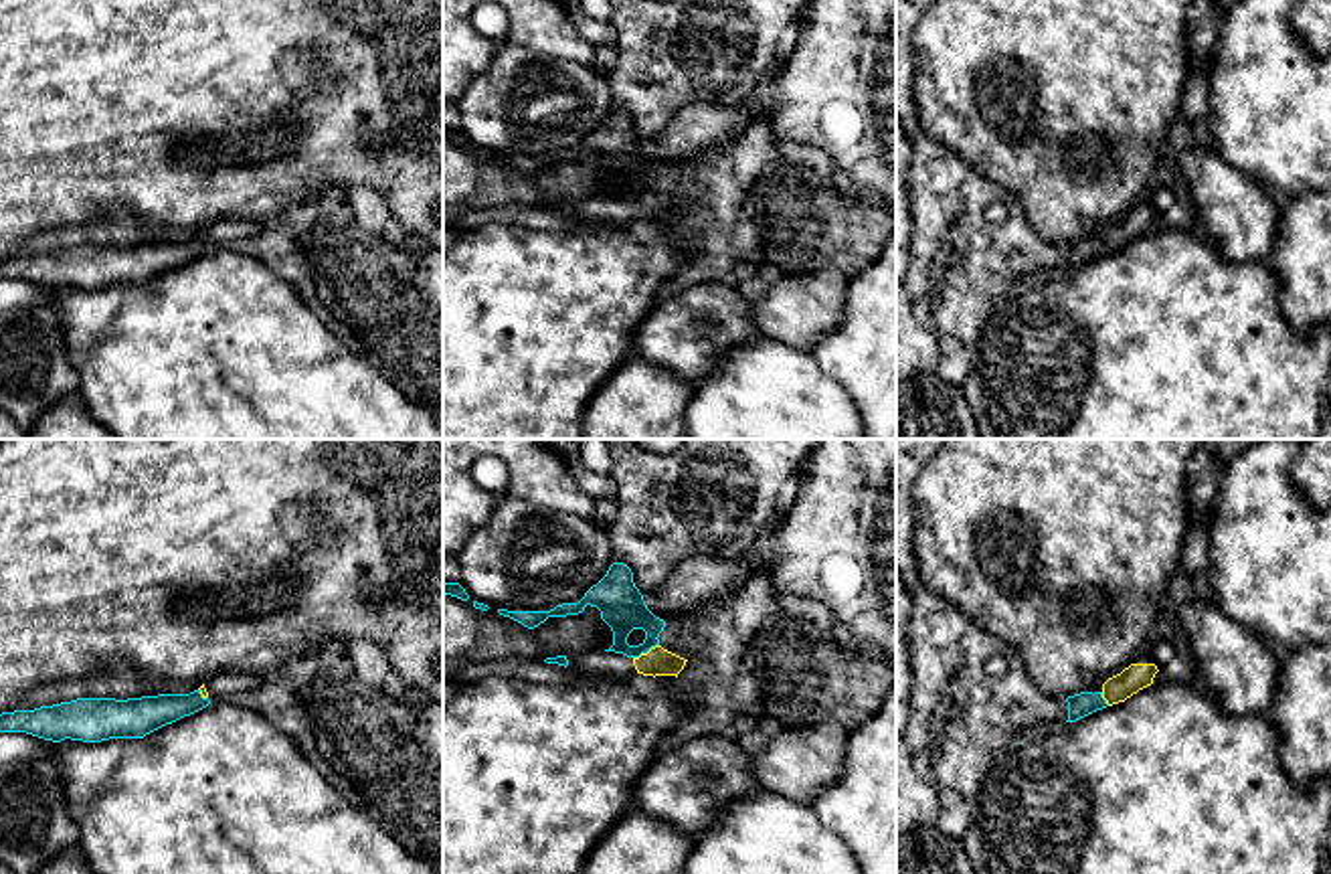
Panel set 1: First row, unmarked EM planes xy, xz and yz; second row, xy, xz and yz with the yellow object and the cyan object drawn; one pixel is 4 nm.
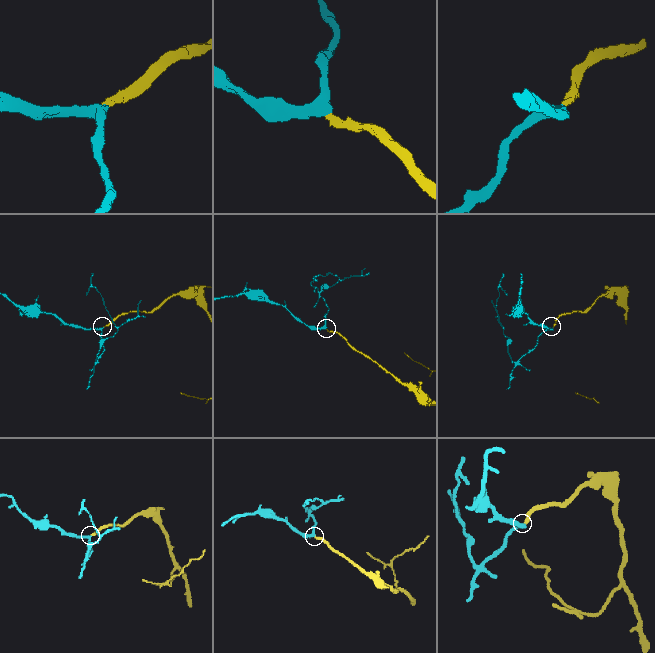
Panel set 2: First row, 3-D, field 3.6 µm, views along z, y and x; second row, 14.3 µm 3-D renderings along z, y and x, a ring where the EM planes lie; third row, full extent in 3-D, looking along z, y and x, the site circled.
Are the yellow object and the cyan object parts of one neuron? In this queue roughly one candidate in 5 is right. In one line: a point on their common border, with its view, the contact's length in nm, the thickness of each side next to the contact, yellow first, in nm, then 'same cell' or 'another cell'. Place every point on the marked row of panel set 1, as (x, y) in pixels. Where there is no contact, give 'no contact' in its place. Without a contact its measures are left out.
xz (648, 652) | 120 nm | 110/180 nm | same cell

